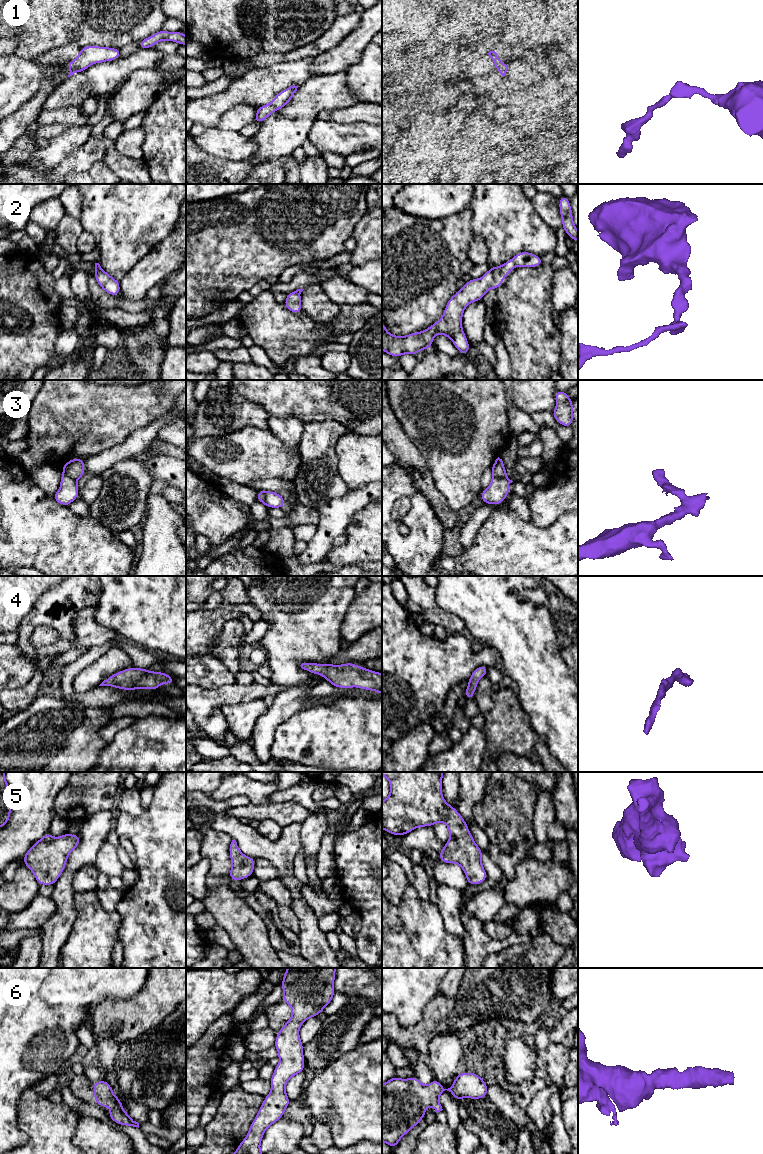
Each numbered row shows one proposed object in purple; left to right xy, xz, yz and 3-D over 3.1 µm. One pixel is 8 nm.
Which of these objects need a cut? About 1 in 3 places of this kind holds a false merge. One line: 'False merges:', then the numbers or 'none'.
False merges: 3

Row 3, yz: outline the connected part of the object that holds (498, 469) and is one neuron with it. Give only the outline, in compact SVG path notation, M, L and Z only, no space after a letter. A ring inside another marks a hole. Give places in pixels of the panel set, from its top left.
M499 457L492 464L491 468L492 468L493 476L500 477L500 478L508 478L504 463L502 459L500 459Z

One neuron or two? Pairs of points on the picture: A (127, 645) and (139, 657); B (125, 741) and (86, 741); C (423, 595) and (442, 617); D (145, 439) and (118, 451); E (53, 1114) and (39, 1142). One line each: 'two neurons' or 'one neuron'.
A: one neuron
B: two neurons
C: one neuron
D: one neuron
E: one neuron

